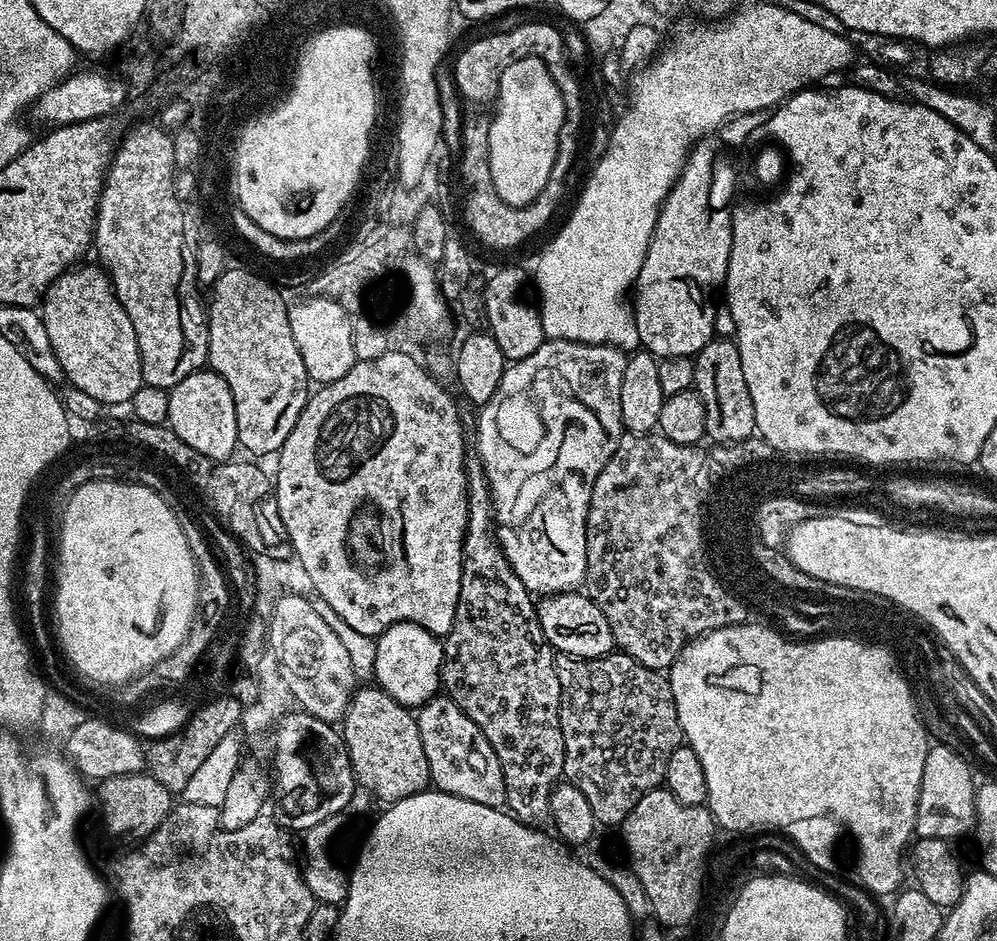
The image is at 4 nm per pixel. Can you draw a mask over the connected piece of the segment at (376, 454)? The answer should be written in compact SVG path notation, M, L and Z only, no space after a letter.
M389 350L372 361L357 360L353 368L338 378L338 382L317 387L309 395L298 422L294 422L294 430L290 430L286 442L275 457L274 487L278 498L278 514L282 514L282 526L286 526L295 559L303 575L311 582L311 591L319 600L326 602L326 606L330 606L330 610L334 610L334 614L346 622L346 626L358 630L358 634L375 638L398 622L414 622L430 634L443 638L447 636L450 626L454 626L468 521L468 479L464 469L466 449L460 412L443 388L441 381L430 375L423 363L408 352Z

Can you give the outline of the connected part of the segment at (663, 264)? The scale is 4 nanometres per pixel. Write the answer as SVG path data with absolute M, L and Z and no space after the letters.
M708 142L697 143L688 153L684 169L680 171L676 185L672 187L660 210L654 234L650 238L650 246L646 250L646 258L642 262L642 270L638 270L634 281L634 299L631 305L636 316L640 348L657 358L695 357L702 350L702 346L706 346L706 342L710 342L717 335L716 296L718 300L718 289L723 285L728 269L732 245L732 217L728 214L715 216L712 213L712 204L708 201L712 196L712 163L715 160L716 152Z

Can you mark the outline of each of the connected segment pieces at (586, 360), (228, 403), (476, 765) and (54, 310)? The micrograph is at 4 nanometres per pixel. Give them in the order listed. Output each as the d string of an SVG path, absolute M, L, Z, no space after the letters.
M545 339L542 346L538 346L538 350L534 350L534 354L530 354L530 358L522 358L521 360L511 361L505 367L502 374L502 382L498 382L498 390L494 390L494 394L479 409L480 417L476 420L476 448L475 455L479 456L482 466L486 470L486 478L488 485L492 488L492 498L494 504L494 531L496 539L500 541L500 548L504 551L504 557L508 559L512 572L518 574L518 578L522 578L522 582L528 586L528 591L533 594L539 594L541 597L553 596L556 592L570 592L579 589L584 584L584 575L586 574L586 518L588 517L588 507L590 506L590 494L594 482L598 478L598 474L606 466L606 462L610 462L610 458L614 454L614 450L618 446L622 433L625 431L622 420L622 411L619 406L619 398L621 397L622 376L626 374L629 357L626 355L625 349L615 348L612 344L583 344L582 342L570 342L569 340L550 340Z
M201 370L182 378L170 389L170 414L167 427L174 430L186 446L198 450L198 454L206 454L211 460L226 460L238 448L238 418L234 414L234 394L230 394L230 386L211 370Z
M446 694L431 696L426 703L420 705L415 717L418 722L418 734L422 734L422 750L426 750L431 783L439 791L451 796L466 798L470 802L482 802L482 806L504 808L504 779L498 754L494 754L494 750L488 747L486 734L482 734L482 730L474 726L472 719Z
M88 263L69 268L48 288L42 301L46 334L69 385L90 394L102 406L127 405L145 384L134 322L122 310L108 273L103 267Z

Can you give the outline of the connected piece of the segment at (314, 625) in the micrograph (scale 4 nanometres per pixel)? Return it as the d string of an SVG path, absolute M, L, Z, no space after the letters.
M304 595L301 600L282 600L280 602L273 621L271 649L277 652L273 656L274 664L284 668L279 677L290 680L291 699L297 700L300 703L297 705L314 718L329 722L339 721L344 715L344 709L357 687L358 681L350 666L350 654L346 654L346 646L342 646L338 634L334 634L334 630L330 630L330 626L326 626L326 622L322 622L322 617L318 614L316 605L311 599Z

